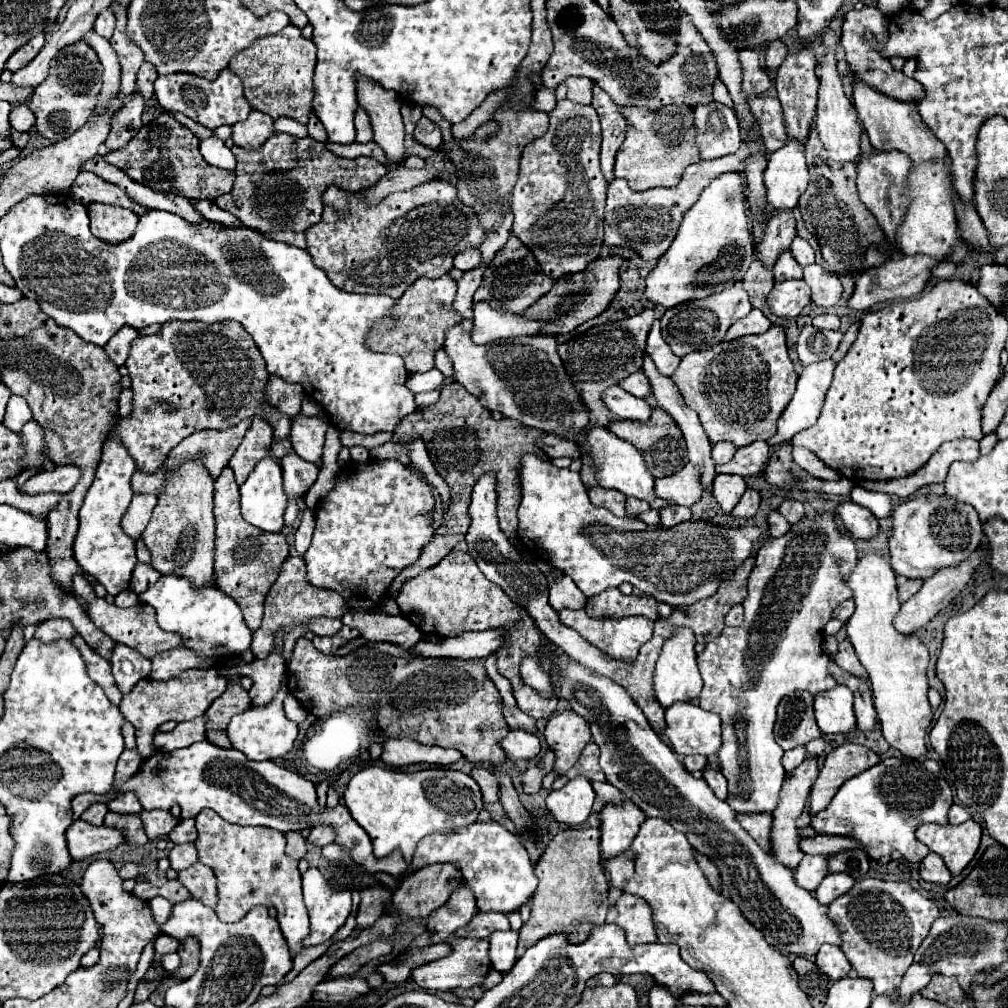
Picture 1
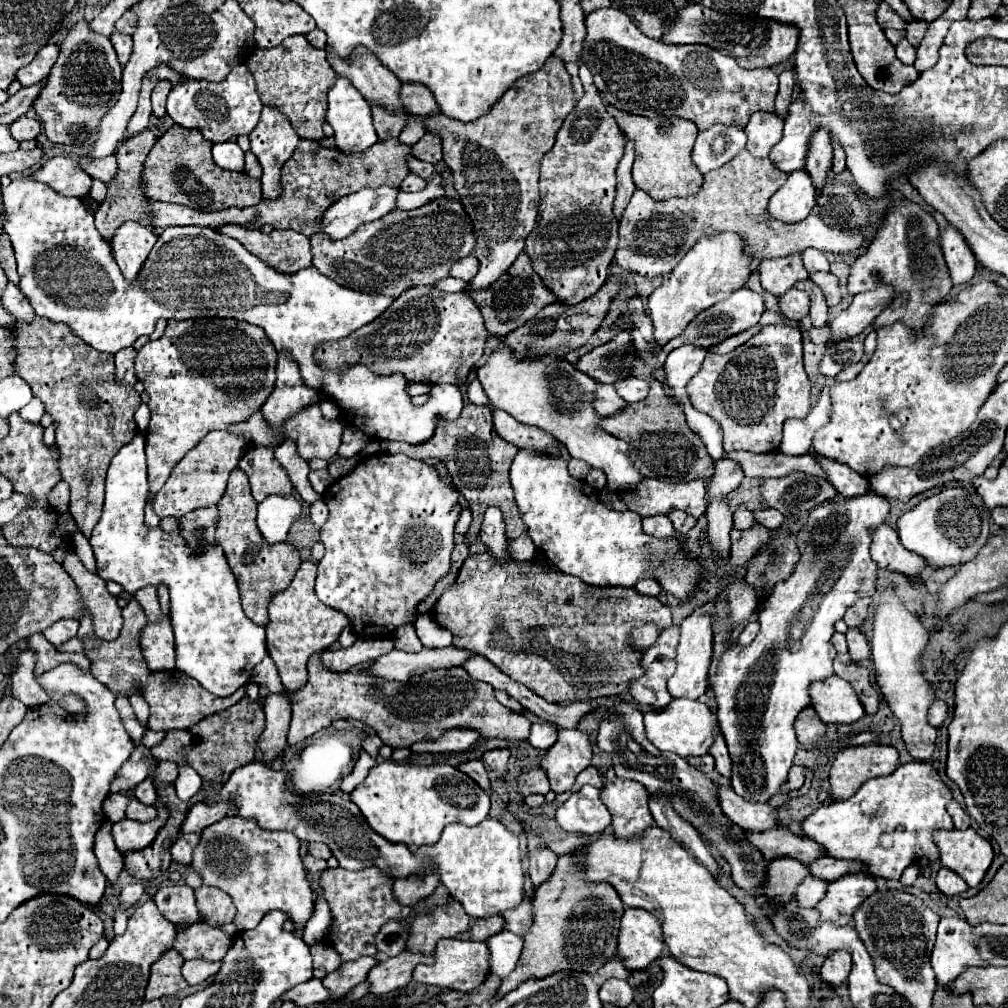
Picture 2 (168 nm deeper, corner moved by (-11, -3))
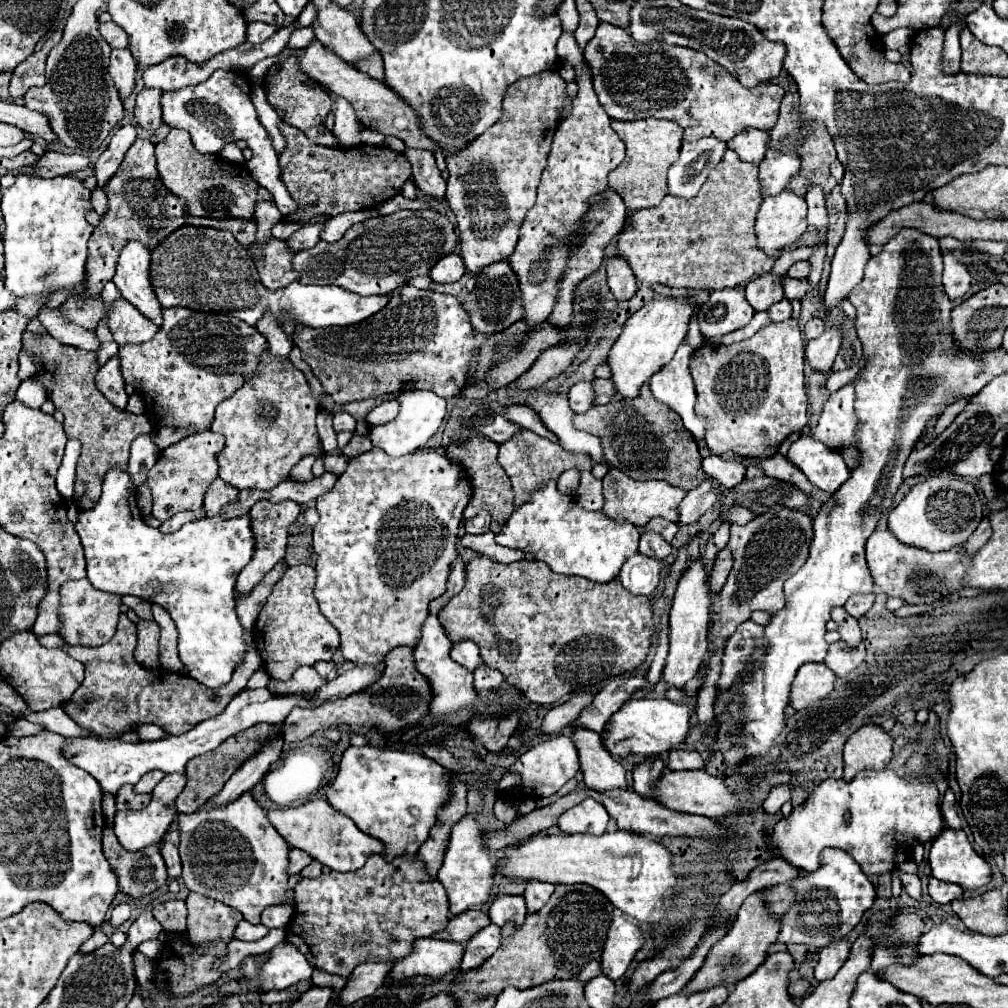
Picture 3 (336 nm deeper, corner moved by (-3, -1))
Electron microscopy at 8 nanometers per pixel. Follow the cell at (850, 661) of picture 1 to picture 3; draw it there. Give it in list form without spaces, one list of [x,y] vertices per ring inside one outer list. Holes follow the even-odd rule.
[[[834,608],[832,610],[832,620],[836,622],[838,632],[840,632],[840,636],[846,642],[848,648],[856,648],[862,642],[860,628],[858,628],[858,620],[852,618],[844,608]]]

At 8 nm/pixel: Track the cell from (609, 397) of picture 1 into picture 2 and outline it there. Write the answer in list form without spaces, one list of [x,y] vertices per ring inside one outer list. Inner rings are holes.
[[[596,384],[596,392],[594,392],[594,408],[600,416],[612,416],[618,410],[622,410],[626,406],[626,402],[616,394],[612,384]]]

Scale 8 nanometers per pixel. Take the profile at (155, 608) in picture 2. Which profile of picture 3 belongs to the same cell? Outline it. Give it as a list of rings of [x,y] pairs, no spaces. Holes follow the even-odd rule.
[[[142,620],[138,622],[138,646],[134,652],[134,658],[146,666],[146,668],[158,668],[158,638],[160,638],[160,628],[156,620]]]

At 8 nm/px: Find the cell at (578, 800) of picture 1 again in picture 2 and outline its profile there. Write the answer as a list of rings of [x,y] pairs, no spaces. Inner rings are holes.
[[[582,786],[556,810],[556,822],[566,832],[592,836],[604,832],[612,818],[600,800],[600,790],[594,786]]]

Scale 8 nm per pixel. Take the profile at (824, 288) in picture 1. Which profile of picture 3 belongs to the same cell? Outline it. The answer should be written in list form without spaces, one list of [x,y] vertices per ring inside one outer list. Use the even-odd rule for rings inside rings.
[[[784,278],[784,296],[788,300],[804,300],[814,286],[806,278]]]

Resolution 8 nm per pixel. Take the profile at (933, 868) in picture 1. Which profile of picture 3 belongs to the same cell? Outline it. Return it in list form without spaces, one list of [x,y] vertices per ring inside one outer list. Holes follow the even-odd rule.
[[[930,878],[928,892],[930,892],[930,896],[932,896],[934,902],[938,902],[938,904],[948,904],[948,902],[960,898],[964,890],[962,890],[958,884],[950,884],[950,882],[942,882],[942,880]]]

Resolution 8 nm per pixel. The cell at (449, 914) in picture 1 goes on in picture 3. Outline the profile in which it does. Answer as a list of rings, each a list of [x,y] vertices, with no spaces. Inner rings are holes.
[[[372,854],[366,864],[360,868],[360,870],[352,870],[352,872],[328,872],[328,874],[322,874],[320,878],[302,878],[296,886],[294,886],[294,902],[296,902],[296,914],[292,918],[292,922],[288,924],[286,928],[286,940],[292,942],[306,958],[308,962],[314,966],[314,968],[320,968],[320,970],[326,970],[330,974],[338,974],[338,976],[350,976],[352,970],[360,964],[360,962],[380,962],[380,960],[388,960],[388,954],[390,958],[394,960],[400,960],[400,958],[406,958],[410,952],[412,952],[412,946],[416,942],[416,938],[428,938],[440,930],[446,928],[448,920],[452,918],[450,910],[448,910],[448,896],[444,892],[444,888],[440,886],[440,882],[436,878],[428,878],[428,872],[422,864],[422,860],[406,860],[406,856],[396,856],[392,862],[386,862],[384,856],[380,854]]]

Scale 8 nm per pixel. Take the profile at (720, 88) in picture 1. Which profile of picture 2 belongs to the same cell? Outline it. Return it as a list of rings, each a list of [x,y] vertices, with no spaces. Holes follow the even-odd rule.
[[[756,112],[750,116],[750,122],[746,126],[746,150],[752,156],[768,156],[770,148],[782,140],[782,126],[784,120],[776,114],[768,112]]]

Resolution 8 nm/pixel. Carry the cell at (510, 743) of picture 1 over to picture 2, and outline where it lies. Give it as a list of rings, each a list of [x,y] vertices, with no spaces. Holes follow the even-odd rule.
[[[544,722],[544,724],[532,724],[532,732],[528,742],[538,750],[548,750],[558,740],[558,728]]]

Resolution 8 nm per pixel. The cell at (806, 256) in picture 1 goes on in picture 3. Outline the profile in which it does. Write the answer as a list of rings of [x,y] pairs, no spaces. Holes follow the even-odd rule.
[[[800,260],[800,262],[796,262],[796,264],[792,264],[790,266],[790,270],[788,270],[788,276],[790,278],[808,278],[810,276],[810,262],[808,260]]]

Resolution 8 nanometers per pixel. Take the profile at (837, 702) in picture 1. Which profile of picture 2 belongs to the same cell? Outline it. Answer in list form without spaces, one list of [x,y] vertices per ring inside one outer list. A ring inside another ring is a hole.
[[[832,674],[828,680],[810,684],[808,692],[818,718],[826,724],[852,724],[864,716],[864,708],[856,692],[836,674]]]

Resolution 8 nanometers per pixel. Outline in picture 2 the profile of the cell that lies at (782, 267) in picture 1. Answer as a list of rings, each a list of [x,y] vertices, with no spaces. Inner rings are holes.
[[[812,280],[796,282],[796,288],[808,292],[808,296],[810,296],[810,318],[812,318],[812,326],[816,326],[816,328],[826,326],[828,324],[828,306],[826,306],[826,300],[824,300],[820,288]]]

